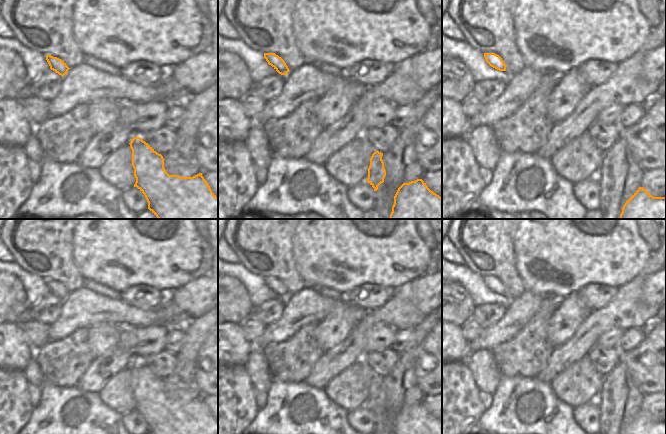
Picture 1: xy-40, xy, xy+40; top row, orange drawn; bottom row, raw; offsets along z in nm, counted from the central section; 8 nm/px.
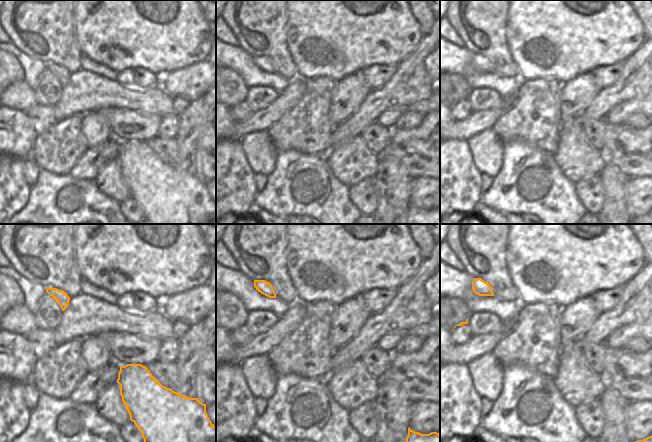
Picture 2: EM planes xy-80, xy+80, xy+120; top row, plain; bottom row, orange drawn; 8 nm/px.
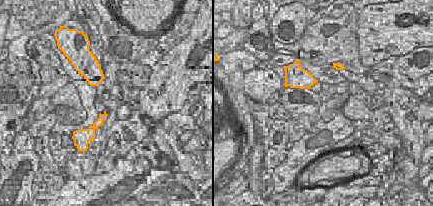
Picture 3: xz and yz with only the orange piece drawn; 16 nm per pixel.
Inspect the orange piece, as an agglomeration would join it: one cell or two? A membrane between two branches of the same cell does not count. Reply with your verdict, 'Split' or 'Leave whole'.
Leave whole.

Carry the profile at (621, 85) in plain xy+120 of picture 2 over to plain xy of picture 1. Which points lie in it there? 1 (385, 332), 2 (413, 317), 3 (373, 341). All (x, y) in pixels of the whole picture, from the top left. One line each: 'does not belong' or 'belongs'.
1: does not belong
2: belongs
3: does not belong

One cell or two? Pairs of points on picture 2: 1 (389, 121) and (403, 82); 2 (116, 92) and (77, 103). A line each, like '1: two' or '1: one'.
1: two
2: one

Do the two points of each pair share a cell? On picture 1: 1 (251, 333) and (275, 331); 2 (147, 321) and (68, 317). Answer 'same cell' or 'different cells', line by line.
1: different cells
2: same cell

